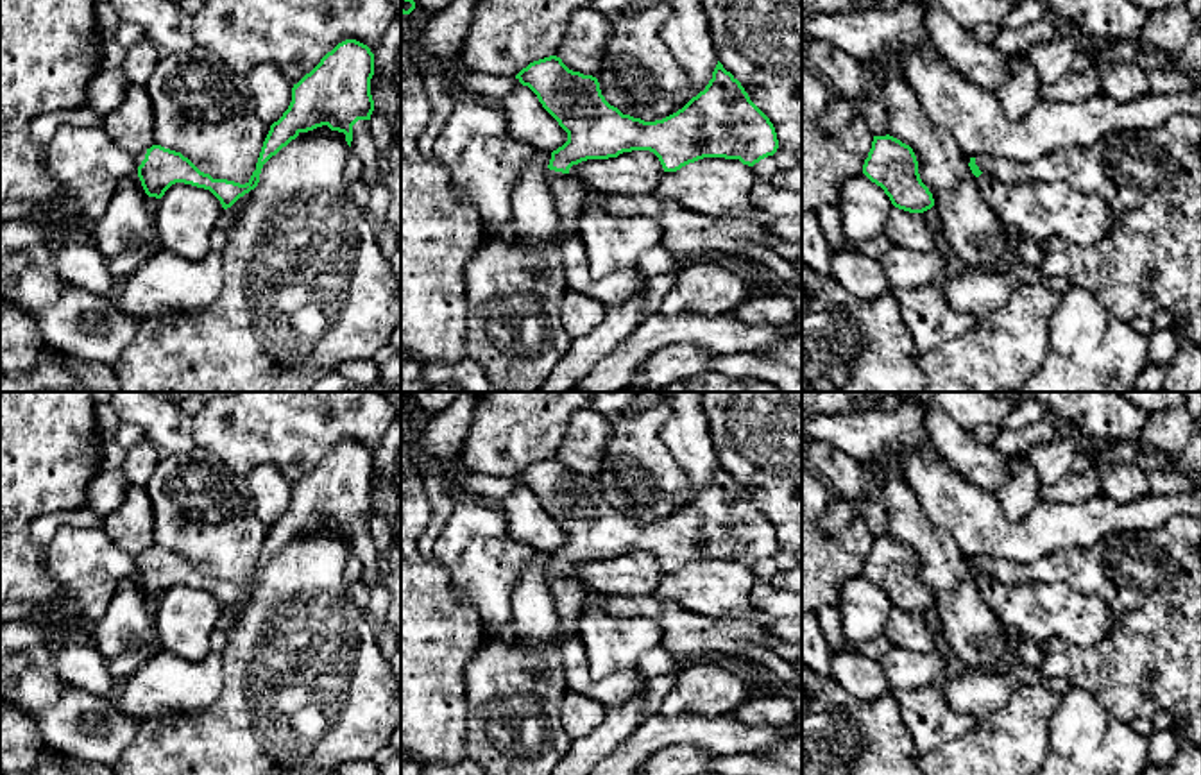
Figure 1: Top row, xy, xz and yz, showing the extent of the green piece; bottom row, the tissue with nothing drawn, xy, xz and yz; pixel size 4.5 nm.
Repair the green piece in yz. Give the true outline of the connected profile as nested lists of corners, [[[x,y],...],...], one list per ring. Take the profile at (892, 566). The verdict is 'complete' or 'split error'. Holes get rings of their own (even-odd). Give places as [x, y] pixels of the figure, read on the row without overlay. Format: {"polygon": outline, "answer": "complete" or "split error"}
{"polygon": [[[890,535],[873,537],[863,575],[881,587],[899,610],[924,614],[934,607],[933,594],[920,580],[913,549]]], "answer": "complete"}

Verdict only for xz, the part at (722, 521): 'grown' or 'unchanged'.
grown

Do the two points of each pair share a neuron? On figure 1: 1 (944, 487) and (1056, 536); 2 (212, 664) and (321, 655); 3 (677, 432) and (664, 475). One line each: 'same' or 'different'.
1: same
2: different
3: different

